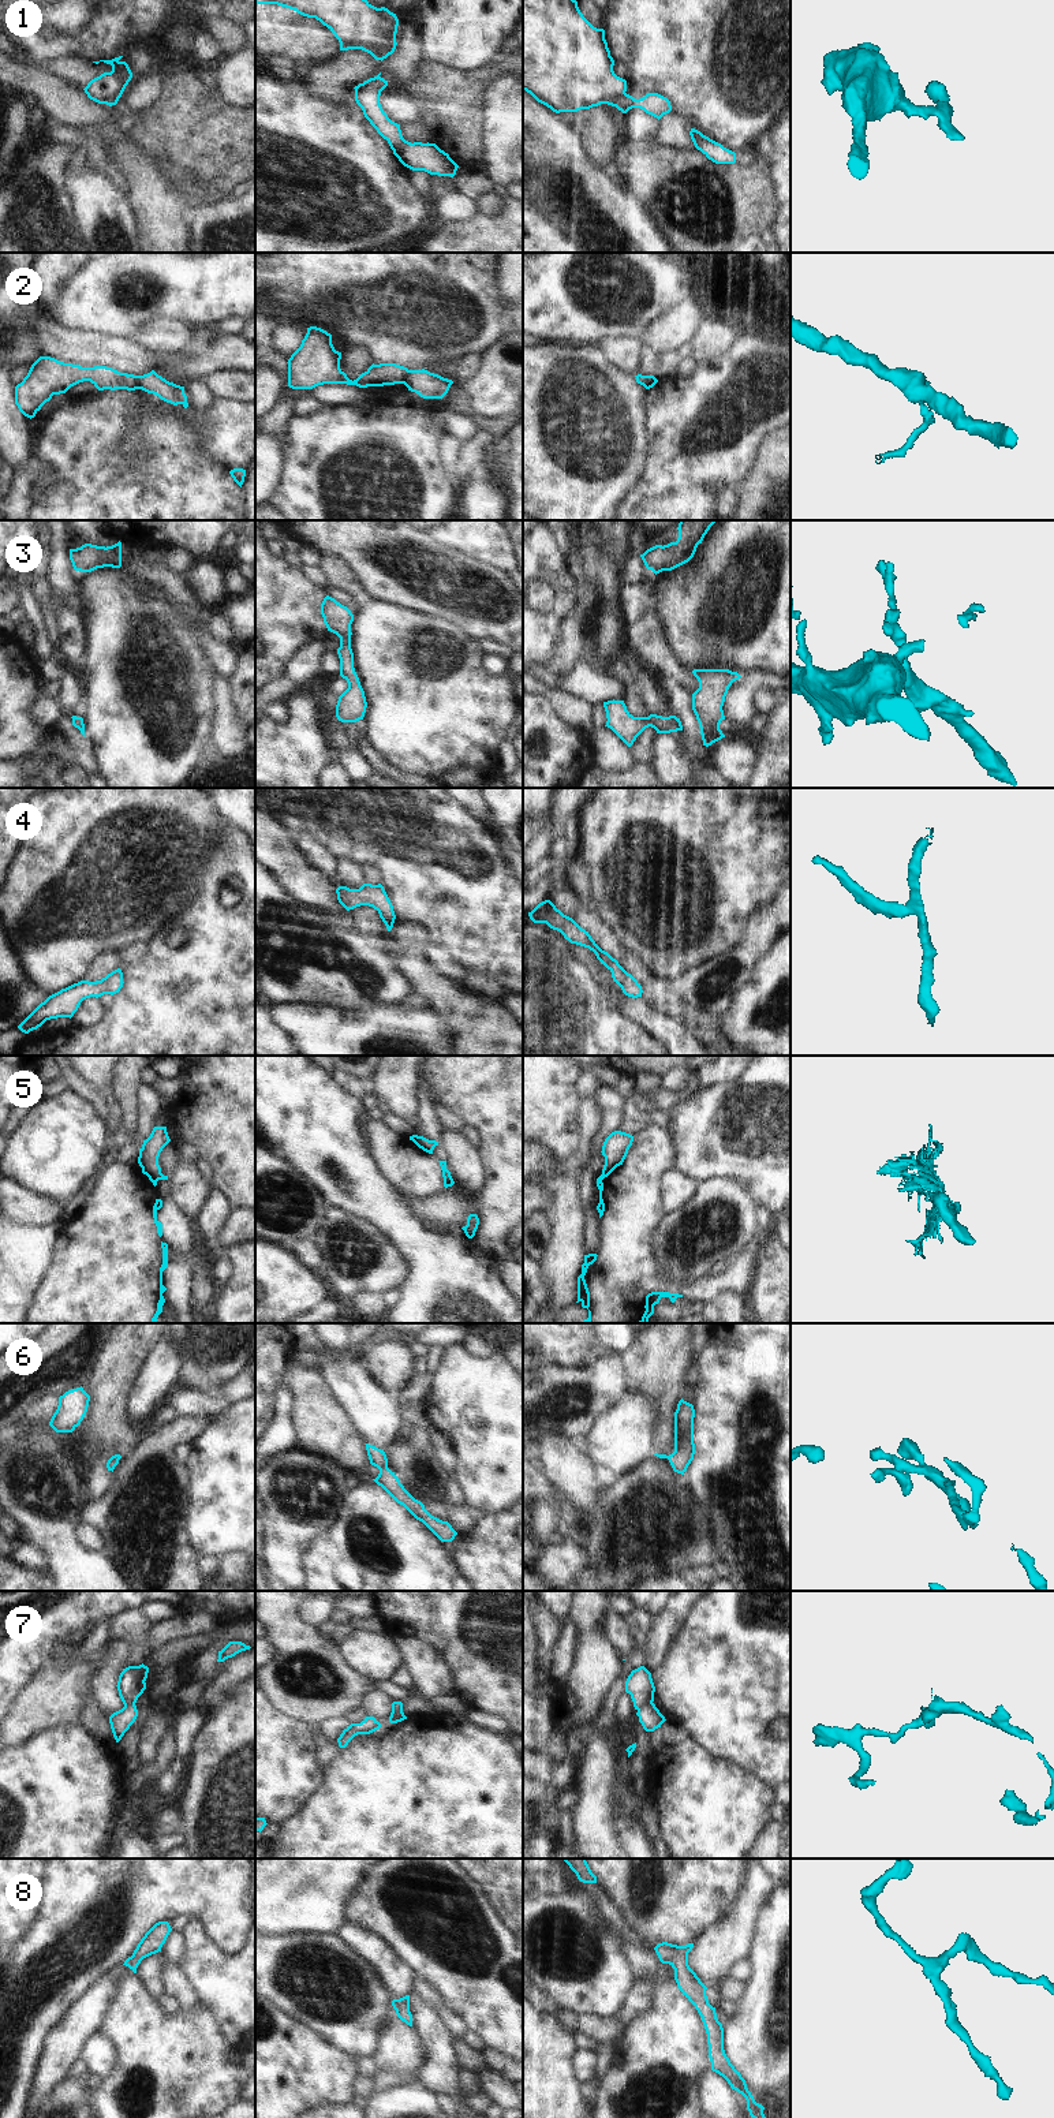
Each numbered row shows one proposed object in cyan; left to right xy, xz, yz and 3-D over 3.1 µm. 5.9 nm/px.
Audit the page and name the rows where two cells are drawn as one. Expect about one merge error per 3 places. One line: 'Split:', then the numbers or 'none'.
Split: 1, 2, 5, 7

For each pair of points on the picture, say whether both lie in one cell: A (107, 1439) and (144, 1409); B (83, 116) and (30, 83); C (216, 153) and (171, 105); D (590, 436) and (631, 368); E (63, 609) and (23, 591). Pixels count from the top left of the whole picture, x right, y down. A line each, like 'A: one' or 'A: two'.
A: two
B: one
C: one
D: two
E: two

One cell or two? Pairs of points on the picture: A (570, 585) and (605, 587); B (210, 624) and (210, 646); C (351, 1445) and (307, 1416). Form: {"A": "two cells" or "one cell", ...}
{"A": "two cells", "B": "two cells", "C": "one cell"}

